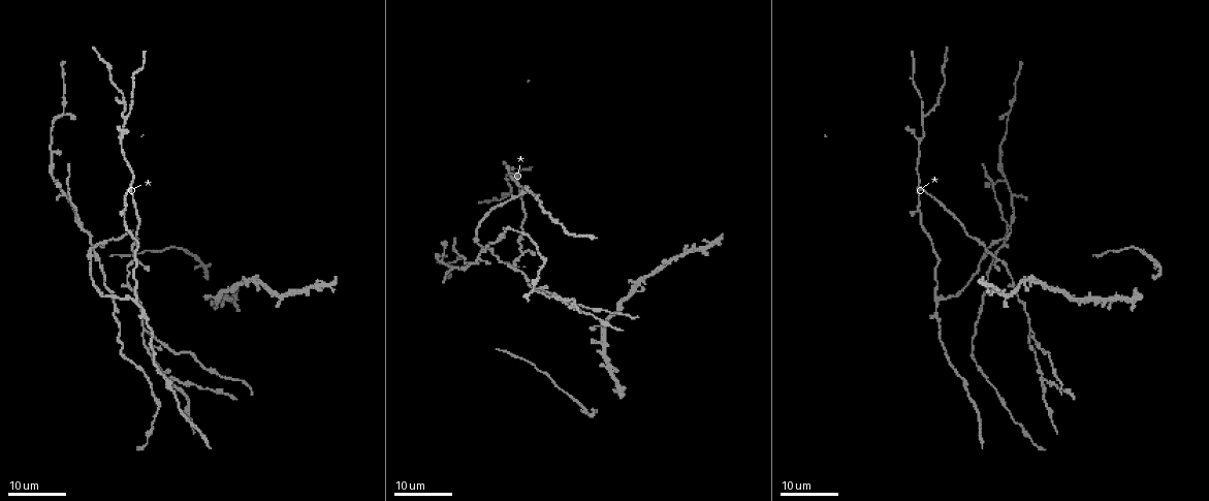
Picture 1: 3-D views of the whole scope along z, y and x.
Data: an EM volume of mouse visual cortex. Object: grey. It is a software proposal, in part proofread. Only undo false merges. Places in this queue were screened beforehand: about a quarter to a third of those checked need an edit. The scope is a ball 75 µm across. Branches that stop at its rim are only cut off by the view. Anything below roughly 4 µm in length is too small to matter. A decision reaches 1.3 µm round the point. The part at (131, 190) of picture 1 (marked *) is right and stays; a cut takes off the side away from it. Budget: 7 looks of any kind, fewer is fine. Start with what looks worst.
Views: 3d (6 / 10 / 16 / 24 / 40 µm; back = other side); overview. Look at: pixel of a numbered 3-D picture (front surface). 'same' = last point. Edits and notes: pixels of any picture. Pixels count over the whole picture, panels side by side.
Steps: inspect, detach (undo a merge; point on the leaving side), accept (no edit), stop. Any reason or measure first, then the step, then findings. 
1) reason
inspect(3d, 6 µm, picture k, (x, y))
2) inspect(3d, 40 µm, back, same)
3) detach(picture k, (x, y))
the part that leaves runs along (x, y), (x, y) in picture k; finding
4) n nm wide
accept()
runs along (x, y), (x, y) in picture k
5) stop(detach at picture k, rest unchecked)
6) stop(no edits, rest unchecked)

branch point
inspect(3d, 16 µm, picture 1, (132, 301))

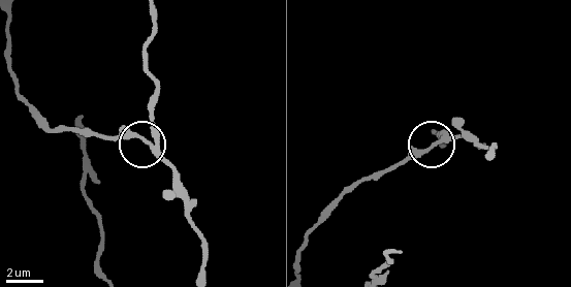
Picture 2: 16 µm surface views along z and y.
inspect(3d, 10 µm, picture 2, (147, 140))

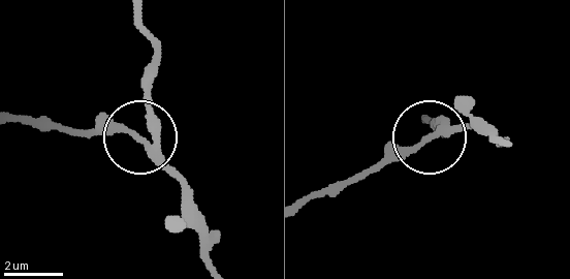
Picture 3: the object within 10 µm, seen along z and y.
3 arms
accept()
one neuron here

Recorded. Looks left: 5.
small branch off a trunk
inspect(3d, 16 µm, picture 1, (988, 248))

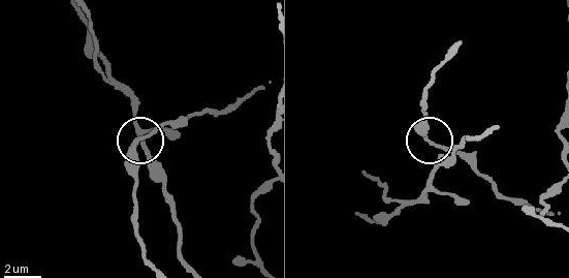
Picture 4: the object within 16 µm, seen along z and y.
inspect(3d, 10 µm, picture 4, (435, 143))

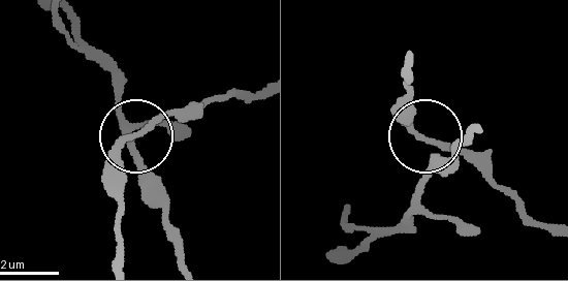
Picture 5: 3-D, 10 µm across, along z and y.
accept()
one neuron here

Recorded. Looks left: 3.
inspect(3d, 24 µm, picture 1, (1029, 330))

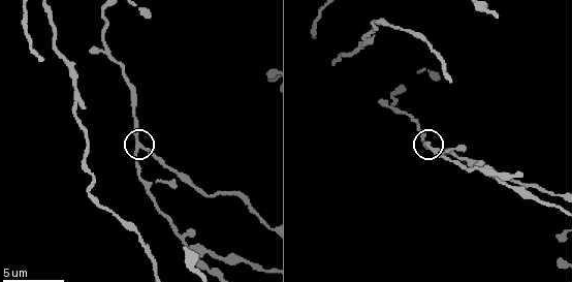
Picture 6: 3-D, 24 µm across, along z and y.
closer look
inspect(3d, 6 µm, picture 6, (137, 145))

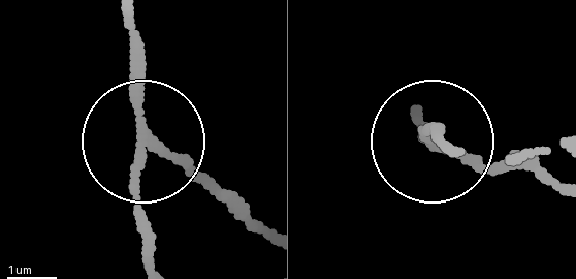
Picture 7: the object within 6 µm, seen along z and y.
accept()
runs along (132, 17), (140, 259) in picture 7; continuous, no second neuron

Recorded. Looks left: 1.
thick turns thin
inspect(3d, 16 µm, picture 6, (194, 186))

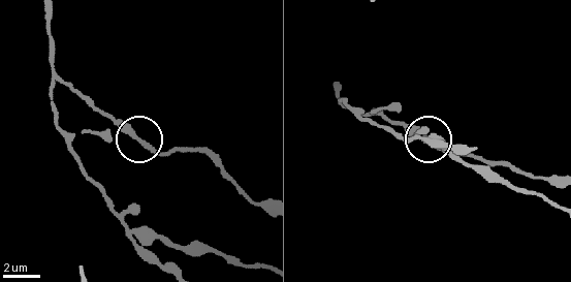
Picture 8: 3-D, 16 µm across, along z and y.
accept()
runs along (44, 11), (57, 72), (85, 100), (154, 148), (176, 151) in picture 8; all the same neuron

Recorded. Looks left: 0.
stop(no edits, rest unchecked)

